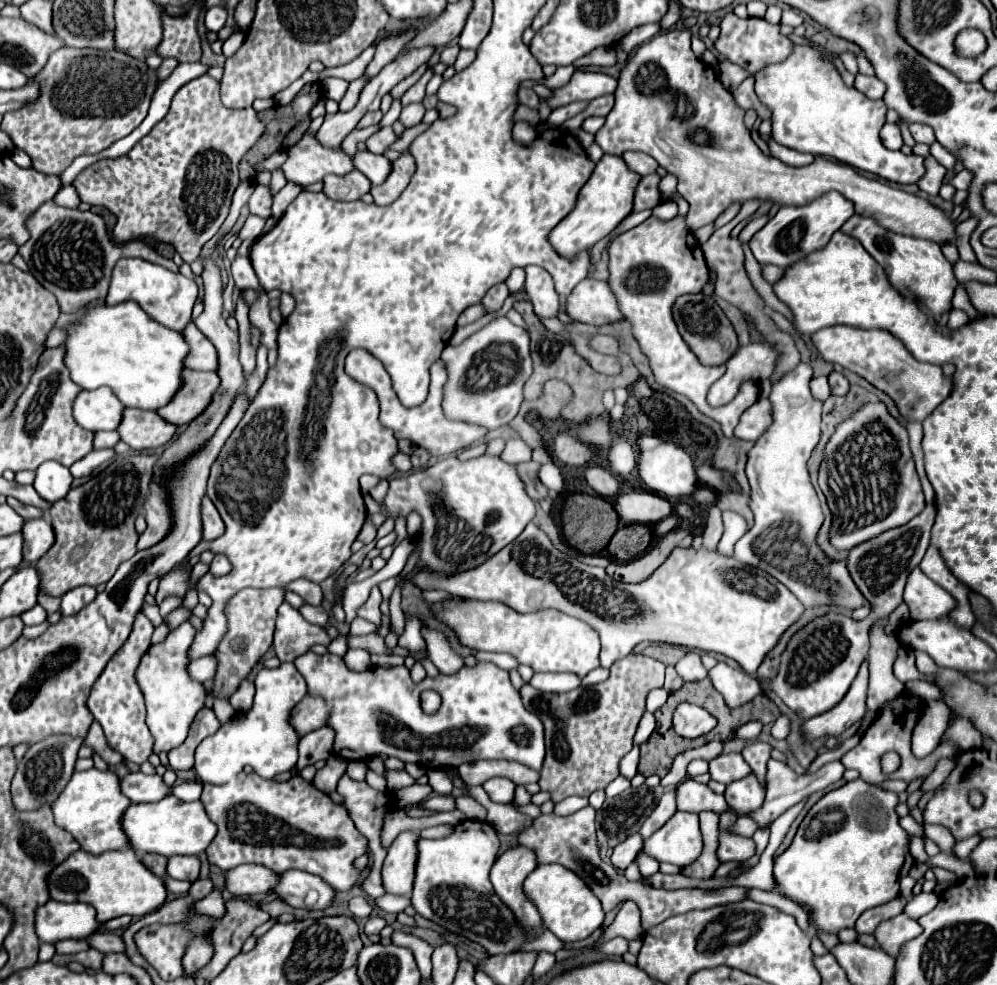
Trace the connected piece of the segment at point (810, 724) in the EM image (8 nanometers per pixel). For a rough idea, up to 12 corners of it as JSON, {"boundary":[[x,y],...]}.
{"boundary":[[867,660],[847,696],[801,726],[803,742],[839,738],[865,714]]}

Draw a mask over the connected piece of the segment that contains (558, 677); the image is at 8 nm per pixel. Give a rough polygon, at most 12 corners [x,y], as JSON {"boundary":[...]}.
{"boundary":[[535,674],[543,692],[569,692],[581,684],[573,674]]}

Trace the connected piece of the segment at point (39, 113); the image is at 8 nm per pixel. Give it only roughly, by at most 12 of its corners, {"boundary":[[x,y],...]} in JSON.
{"boundary":[[63,46],[1,128],[61,174],[147,116],[157,72]]}

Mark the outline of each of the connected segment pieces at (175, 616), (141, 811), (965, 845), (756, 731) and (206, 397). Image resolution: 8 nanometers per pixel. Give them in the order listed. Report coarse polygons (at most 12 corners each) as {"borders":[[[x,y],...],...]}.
{"borders":[[[177,608],[165,618],[169,628],[177,628],[191,616],[189,610]],[[173,794],[131,804],[135,852],[201,854],[217,826],[205,806]],[[979,836],[957,840],[953,854],[967,858],[979,844]],[[747,722],[733,732],[733,740],[755,740],[761,722]],[[187,370],[165,408],[167,422],[185,426],[213,400],[217,372]]]}

